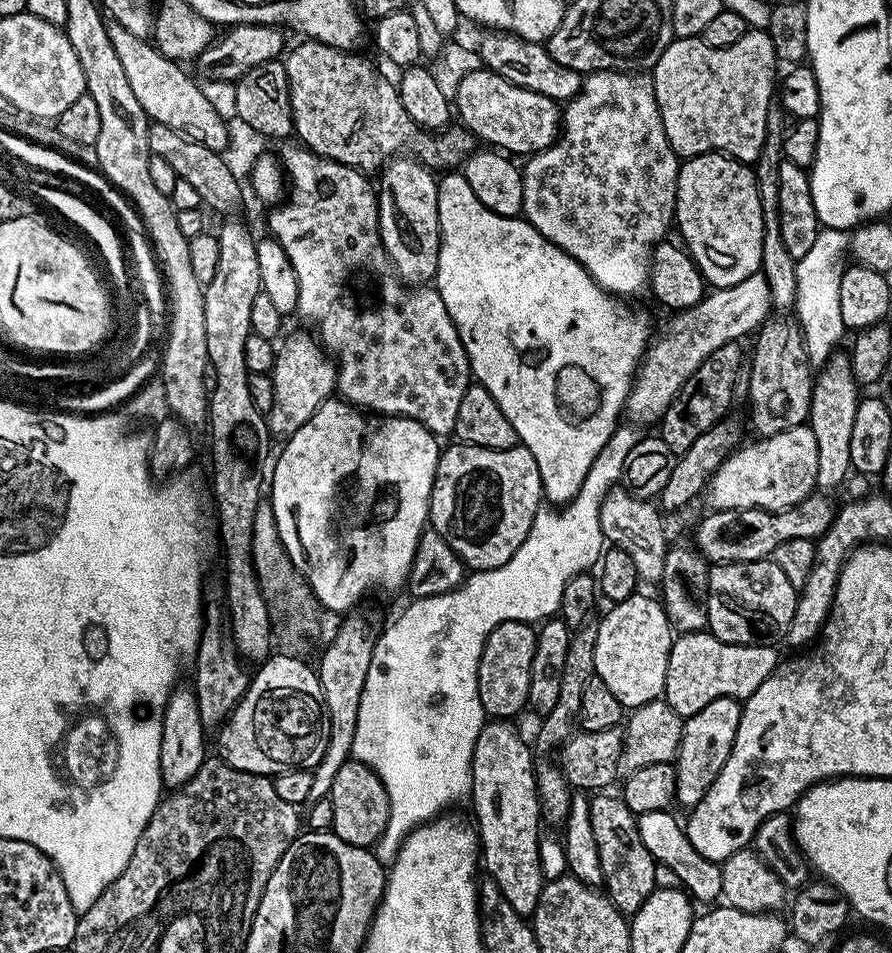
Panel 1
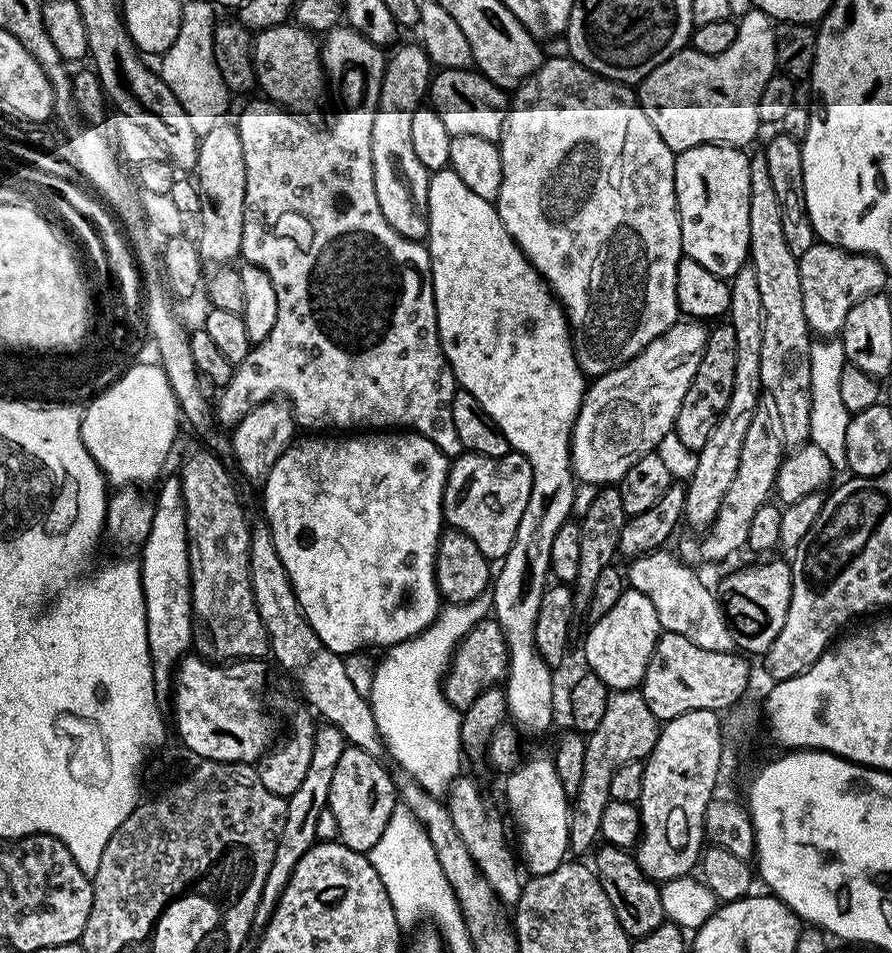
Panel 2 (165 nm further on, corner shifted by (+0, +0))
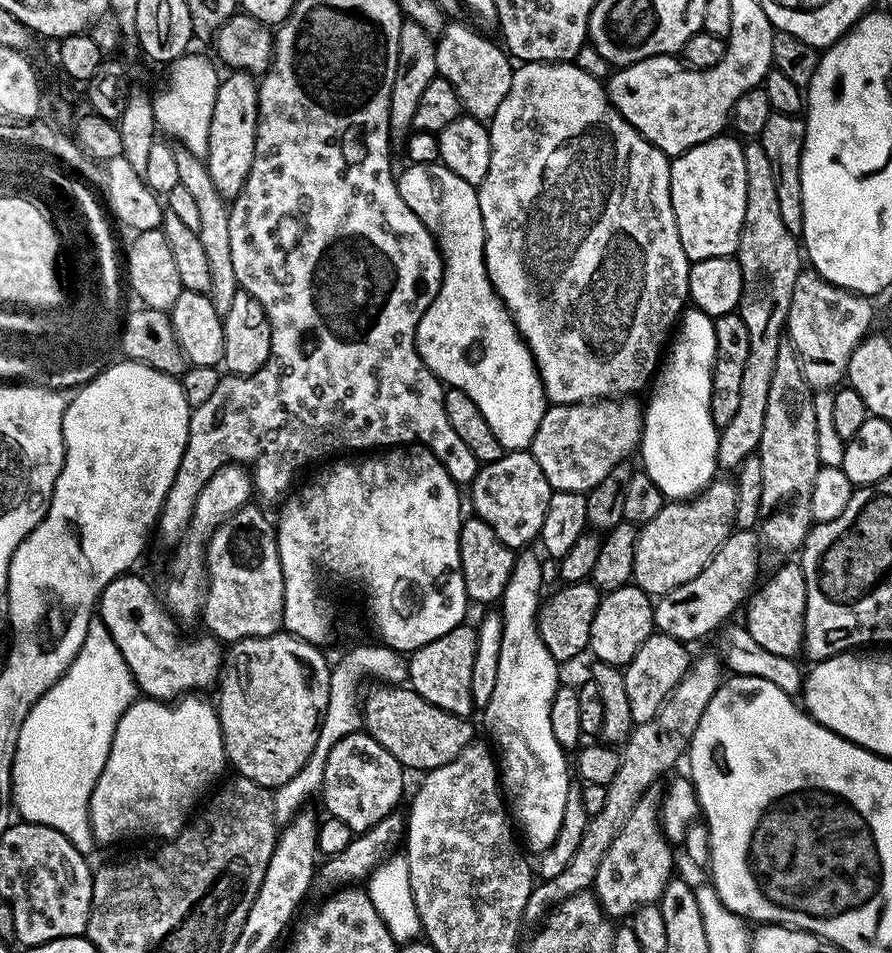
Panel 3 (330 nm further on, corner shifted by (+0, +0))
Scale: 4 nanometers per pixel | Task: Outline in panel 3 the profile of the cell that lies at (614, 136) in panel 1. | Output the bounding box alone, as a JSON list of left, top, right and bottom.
[476,62,690,404]

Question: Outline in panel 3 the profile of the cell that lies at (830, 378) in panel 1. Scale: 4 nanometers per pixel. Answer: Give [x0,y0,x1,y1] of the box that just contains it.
[654,530,761,642]

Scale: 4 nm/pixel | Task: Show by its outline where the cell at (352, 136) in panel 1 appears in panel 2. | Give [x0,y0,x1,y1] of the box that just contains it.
[252,22,326,114]

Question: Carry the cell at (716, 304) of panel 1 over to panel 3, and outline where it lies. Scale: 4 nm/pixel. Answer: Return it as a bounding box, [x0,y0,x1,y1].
[531,398,644,493]

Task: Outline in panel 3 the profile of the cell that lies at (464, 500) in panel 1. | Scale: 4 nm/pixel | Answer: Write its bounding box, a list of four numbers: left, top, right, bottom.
[470,450,553,550]

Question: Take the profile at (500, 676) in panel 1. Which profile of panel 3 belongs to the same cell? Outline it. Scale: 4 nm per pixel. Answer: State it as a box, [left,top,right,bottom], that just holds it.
[407,623,478,717]

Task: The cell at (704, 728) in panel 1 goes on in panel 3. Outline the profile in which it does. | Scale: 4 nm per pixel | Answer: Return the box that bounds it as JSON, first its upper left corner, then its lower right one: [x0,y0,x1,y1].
[594,786,673,918]

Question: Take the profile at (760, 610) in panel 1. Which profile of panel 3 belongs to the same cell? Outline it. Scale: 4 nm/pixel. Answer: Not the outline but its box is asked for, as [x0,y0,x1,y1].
[746,562,806,658]

